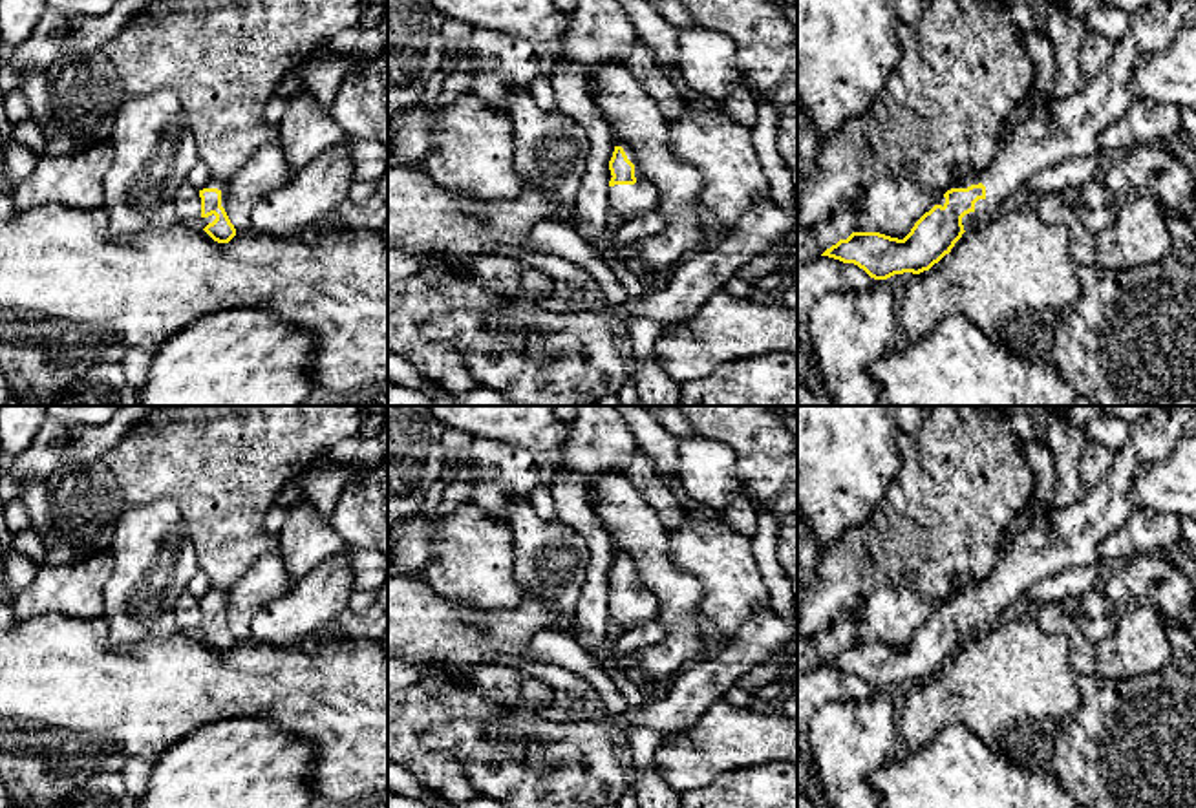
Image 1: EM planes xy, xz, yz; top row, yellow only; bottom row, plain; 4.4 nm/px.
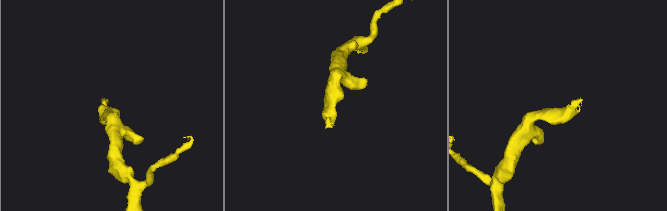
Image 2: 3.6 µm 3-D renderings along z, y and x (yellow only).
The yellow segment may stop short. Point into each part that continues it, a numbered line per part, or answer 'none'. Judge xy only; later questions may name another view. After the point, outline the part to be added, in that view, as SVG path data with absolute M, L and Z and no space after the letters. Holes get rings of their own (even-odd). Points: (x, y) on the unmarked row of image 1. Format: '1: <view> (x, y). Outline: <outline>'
1: xy (222, 595). Outline: M210 587L203 598L218 598L218 600L221 601L221 616L223 616L225 622L227 622L229 590ZM201 598L201 600L203 600L203 598Z

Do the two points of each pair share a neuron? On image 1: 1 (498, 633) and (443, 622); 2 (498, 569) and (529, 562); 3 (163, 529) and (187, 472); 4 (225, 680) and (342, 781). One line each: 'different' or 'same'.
1: same
2: different
3: different
4: same

